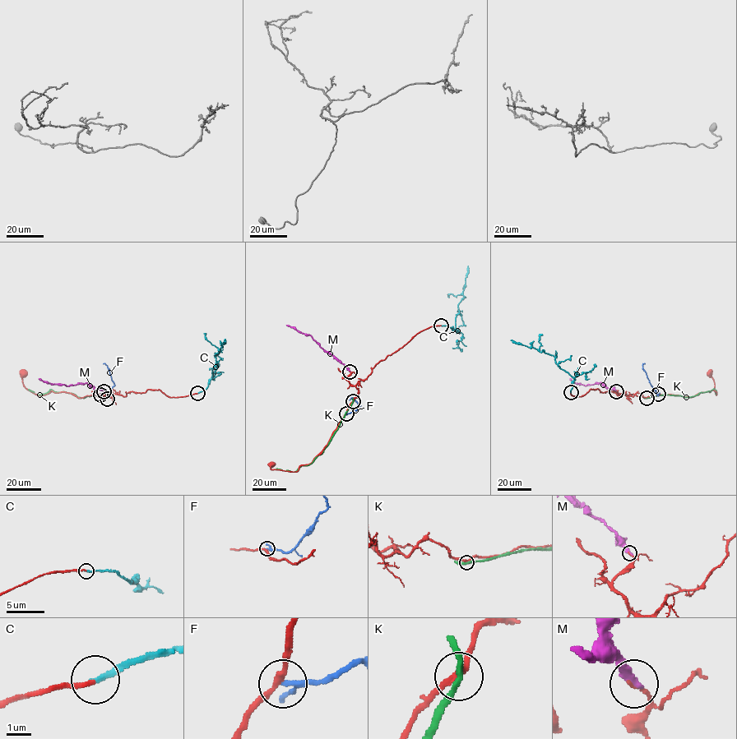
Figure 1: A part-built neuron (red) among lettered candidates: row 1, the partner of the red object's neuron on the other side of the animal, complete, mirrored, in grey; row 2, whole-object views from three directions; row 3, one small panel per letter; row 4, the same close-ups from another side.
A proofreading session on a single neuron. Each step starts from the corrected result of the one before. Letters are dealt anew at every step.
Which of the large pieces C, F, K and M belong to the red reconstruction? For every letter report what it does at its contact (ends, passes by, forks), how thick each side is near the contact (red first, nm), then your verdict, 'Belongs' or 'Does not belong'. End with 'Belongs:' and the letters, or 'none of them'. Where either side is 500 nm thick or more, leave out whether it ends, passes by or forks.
C: It ends there. Thickness 170 nm (red) against 220 nm. Belongs
F: It passes by. Thickness 200 nm (red) against 180 nm. Does not belong
K: It passes by. Thickness 200 nm (red) against 240 nm. Does not belong
M: It ends there. Thickness 130 nm (red) against 360 nm. Does not belong
Belongs: C

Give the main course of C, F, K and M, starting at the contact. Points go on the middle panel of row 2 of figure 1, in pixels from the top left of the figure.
C: (441, 325), (454, 330), (457, 305), (464, 297), (468, 265)
F: (346, 413), (360, 405), (354, 398), (349, 400)
K: (353, 401), (327, 445), (311, 463), (302, 465), (294, 472), (276, 468)
M: (349, 371), (326, 352), (310, 335), (286, 325)

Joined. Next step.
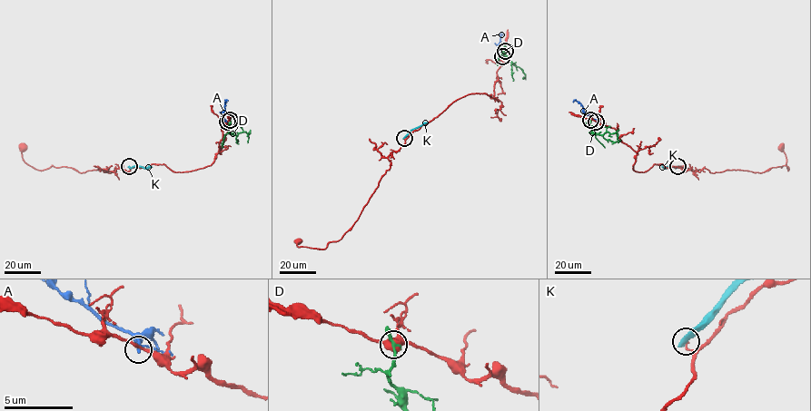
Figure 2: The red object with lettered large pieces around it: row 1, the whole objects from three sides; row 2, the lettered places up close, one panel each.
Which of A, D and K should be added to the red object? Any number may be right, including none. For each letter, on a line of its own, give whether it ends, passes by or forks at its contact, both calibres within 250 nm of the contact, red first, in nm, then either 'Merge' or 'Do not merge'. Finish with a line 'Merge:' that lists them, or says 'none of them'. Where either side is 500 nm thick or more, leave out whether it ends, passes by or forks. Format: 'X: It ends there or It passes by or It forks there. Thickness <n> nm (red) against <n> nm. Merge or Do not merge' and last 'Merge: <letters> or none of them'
A: It passes by. Thickness 200 nm (red) against 190 nm. Do not merge
D: It passes by. Thickness 440 nm (red) against 200 nm. Do not merge
K: Thickness 120 nm (red) against 500 nm. Do not merge
Merge: none of them

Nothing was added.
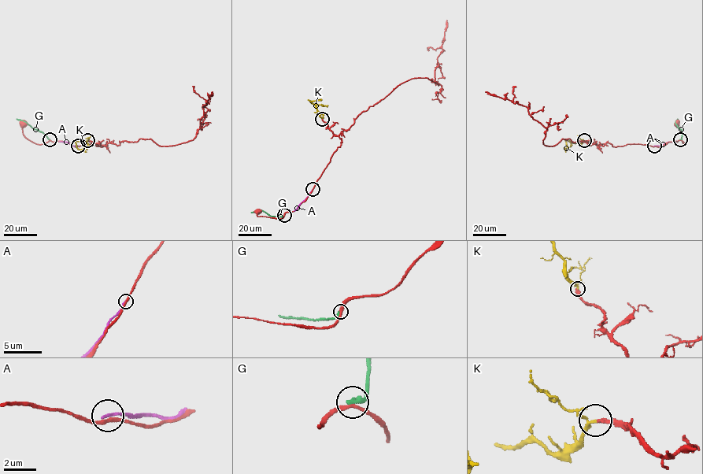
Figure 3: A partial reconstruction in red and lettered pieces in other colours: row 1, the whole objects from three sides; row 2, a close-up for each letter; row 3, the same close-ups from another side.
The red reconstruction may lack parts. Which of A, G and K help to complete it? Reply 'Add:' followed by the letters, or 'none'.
Add: K

